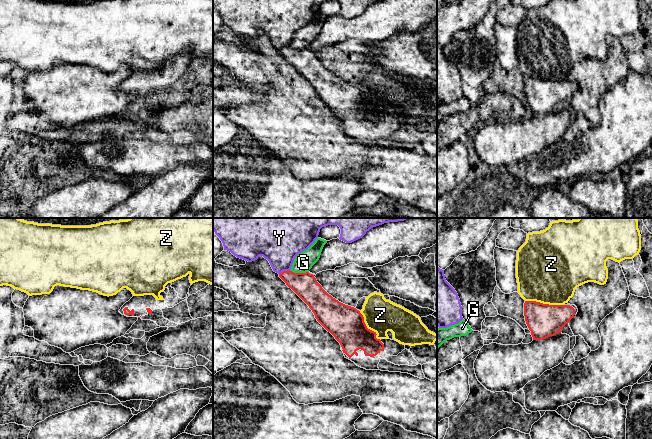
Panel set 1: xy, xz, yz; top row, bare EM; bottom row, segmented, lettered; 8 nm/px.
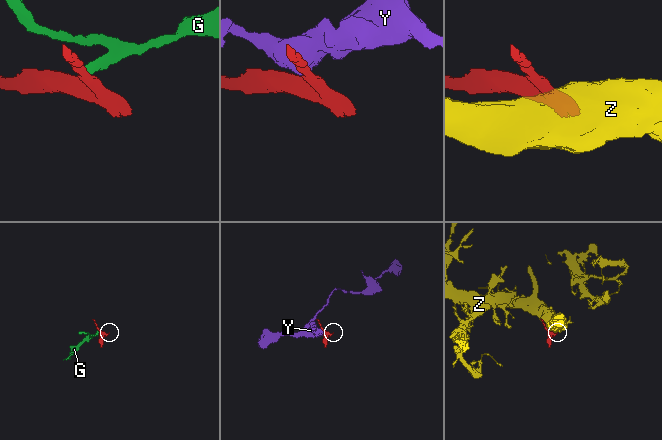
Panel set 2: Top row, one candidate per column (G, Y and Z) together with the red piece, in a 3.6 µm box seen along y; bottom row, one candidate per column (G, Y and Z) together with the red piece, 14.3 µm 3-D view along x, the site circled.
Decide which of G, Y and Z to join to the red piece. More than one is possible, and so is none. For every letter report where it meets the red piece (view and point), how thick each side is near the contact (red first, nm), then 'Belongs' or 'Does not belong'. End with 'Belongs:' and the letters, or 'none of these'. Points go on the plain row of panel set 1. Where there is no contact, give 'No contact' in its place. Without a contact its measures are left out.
G: Touches red at xz (299, 49). Thickness 200 nm (red) against 160 nm. Does not belong
Y: Touches red at xz (284, 47). Thickness 200 nm (red) against 320 nm. Does not belong
Z: Touches red at yz (544, 80). Thickness 280 nm (red) against 480 nm. Does not belong
Belongs: none of these

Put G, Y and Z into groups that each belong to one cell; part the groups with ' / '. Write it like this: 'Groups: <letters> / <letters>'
Groups: G / Y / Z

